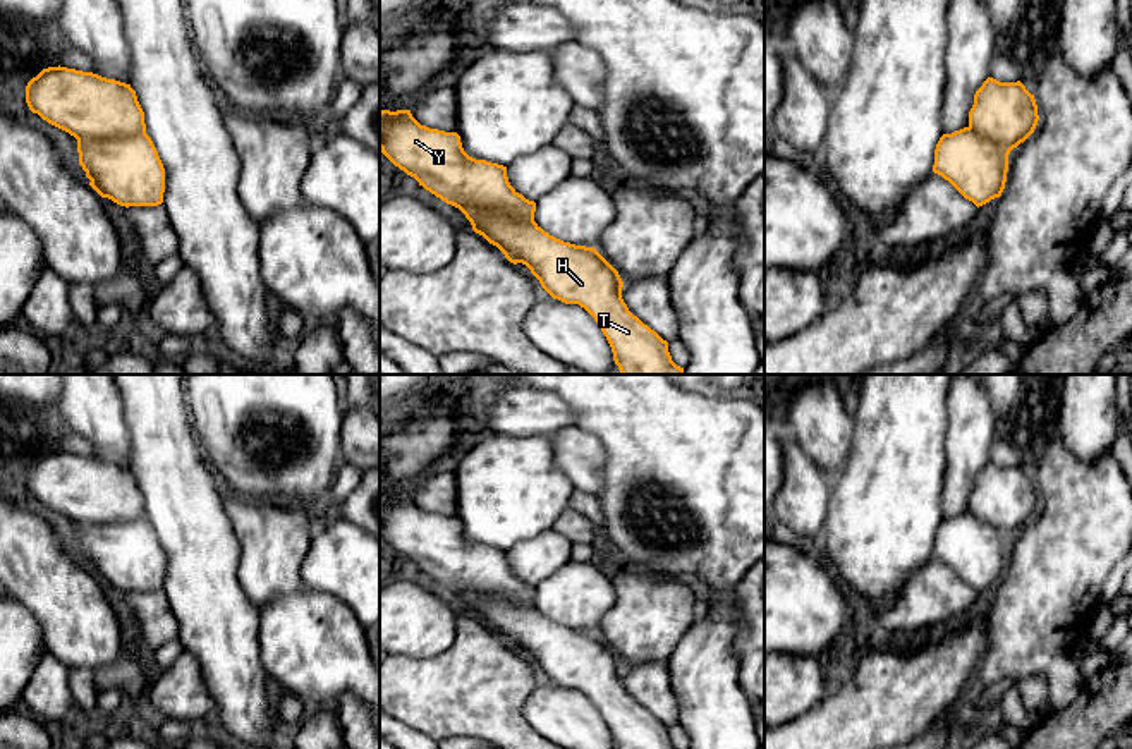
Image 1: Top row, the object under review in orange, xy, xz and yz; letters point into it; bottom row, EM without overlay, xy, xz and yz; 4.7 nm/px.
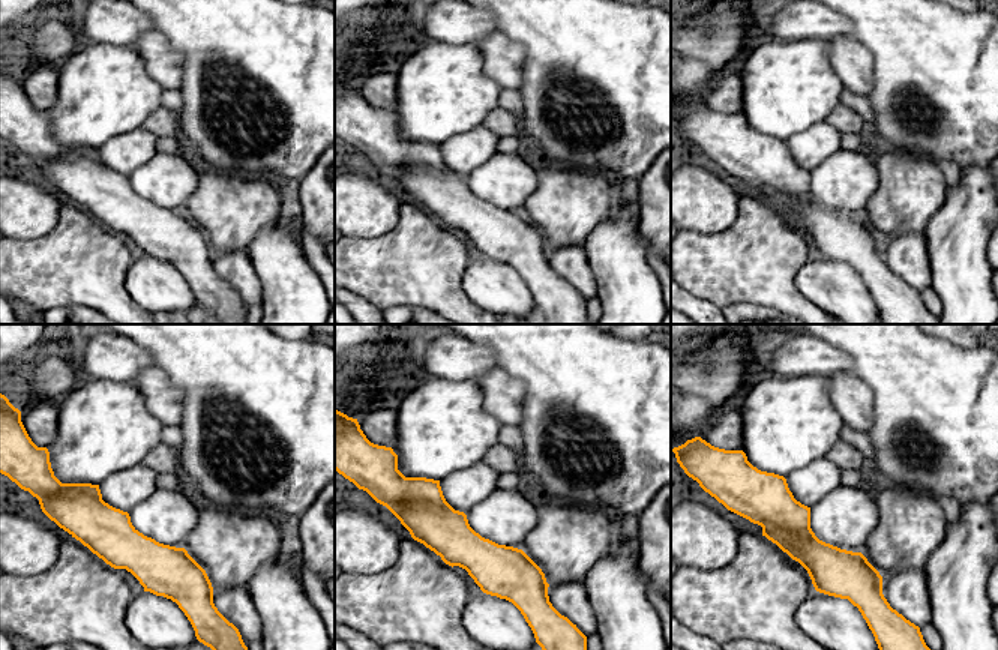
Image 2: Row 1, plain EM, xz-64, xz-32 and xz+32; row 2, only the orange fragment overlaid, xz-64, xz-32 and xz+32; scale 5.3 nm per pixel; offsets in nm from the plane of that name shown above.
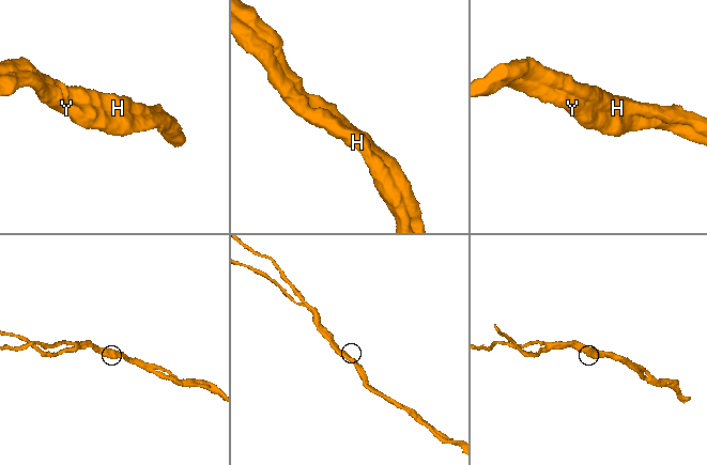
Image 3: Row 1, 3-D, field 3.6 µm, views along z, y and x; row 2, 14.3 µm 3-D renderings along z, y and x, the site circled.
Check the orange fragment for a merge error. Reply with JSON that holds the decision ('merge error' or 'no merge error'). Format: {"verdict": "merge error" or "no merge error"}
{"verdict": "no merge error"}

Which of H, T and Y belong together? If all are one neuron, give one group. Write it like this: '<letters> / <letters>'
H T Y

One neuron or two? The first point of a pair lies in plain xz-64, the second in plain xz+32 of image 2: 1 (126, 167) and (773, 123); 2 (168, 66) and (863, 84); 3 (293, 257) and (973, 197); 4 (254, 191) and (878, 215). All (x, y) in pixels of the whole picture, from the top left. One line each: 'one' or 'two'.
1: two
2: one
3: one
4: one

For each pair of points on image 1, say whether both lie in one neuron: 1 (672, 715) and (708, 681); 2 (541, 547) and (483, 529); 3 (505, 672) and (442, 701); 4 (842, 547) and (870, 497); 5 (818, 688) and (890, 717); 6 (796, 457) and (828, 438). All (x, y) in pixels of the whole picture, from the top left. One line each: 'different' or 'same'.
1: different
2: different
3: same
4: same
5: different
6: different

